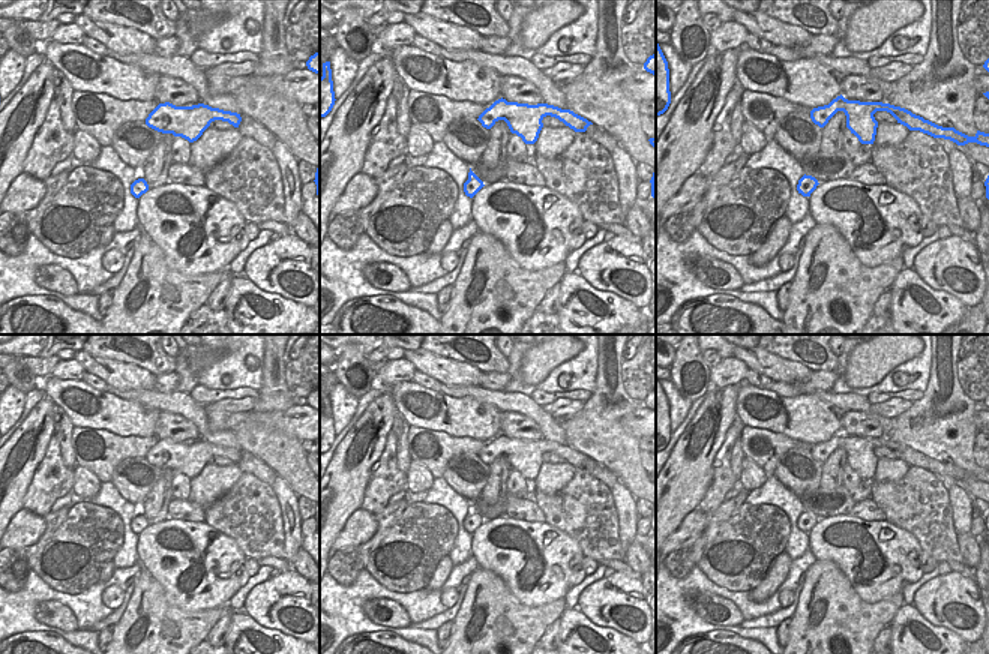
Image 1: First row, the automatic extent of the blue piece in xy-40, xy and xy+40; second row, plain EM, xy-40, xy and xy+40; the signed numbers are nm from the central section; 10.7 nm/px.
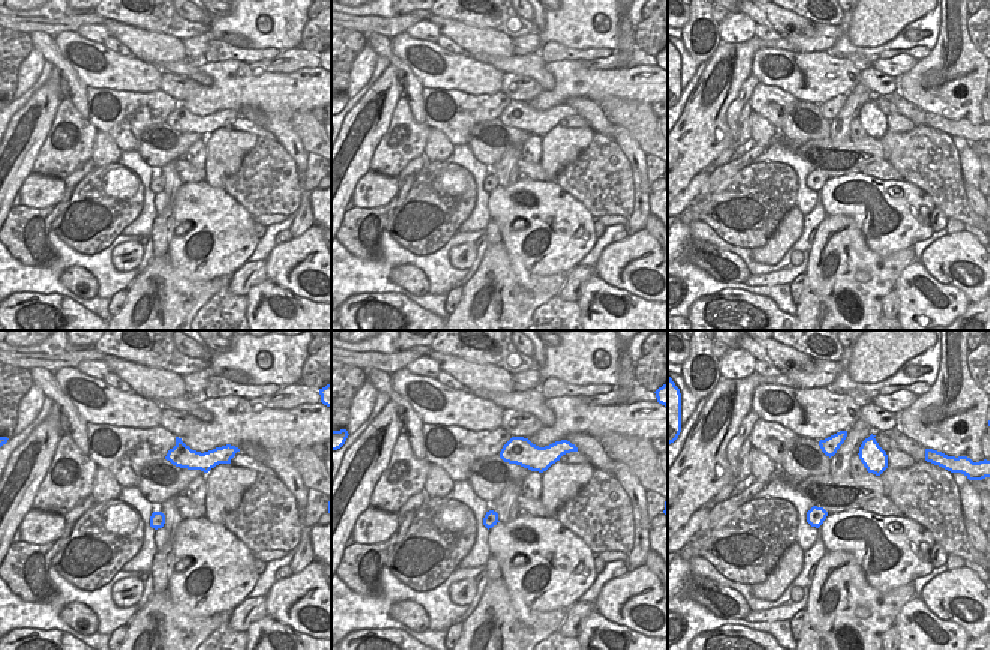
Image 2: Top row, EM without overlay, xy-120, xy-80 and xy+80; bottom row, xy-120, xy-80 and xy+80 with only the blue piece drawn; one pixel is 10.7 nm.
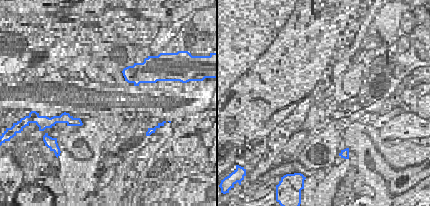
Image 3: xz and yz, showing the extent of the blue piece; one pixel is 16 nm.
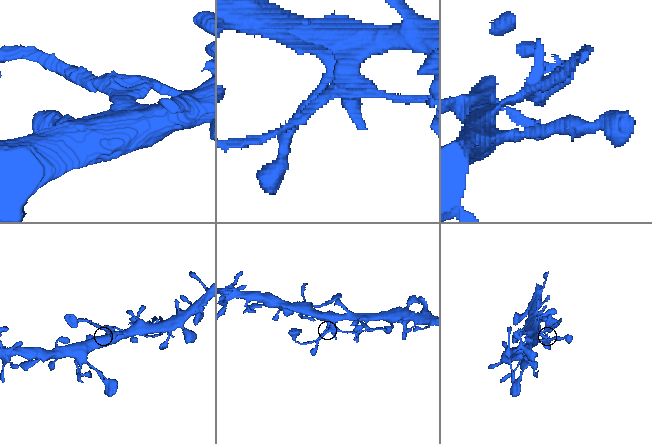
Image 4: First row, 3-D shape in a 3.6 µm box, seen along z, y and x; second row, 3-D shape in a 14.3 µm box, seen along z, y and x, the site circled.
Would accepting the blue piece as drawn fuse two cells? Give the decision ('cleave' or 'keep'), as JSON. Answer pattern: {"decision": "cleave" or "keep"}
{"decision": "cleave"}

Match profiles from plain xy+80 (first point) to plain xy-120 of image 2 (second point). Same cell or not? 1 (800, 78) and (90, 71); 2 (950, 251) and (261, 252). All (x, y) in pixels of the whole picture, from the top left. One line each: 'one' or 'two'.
1: one
2: two

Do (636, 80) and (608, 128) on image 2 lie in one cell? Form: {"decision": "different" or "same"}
{"decision": "different"}

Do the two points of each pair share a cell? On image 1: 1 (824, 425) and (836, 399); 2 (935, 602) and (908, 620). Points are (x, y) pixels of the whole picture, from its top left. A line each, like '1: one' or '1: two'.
1: two
2: two

